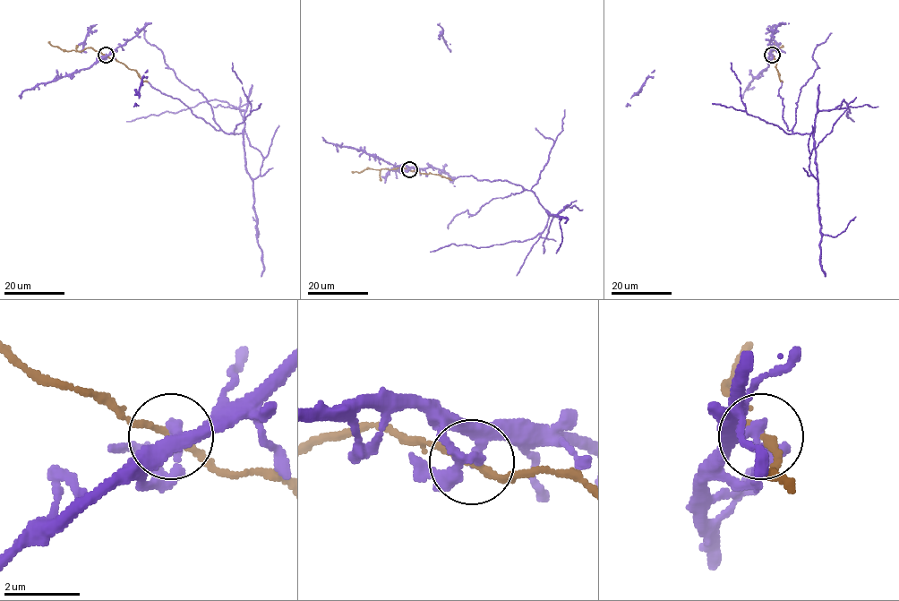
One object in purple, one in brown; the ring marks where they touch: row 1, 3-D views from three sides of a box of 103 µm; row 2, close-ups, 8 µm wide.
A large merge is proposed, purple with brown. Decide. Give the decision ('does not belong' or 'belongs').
belongs

